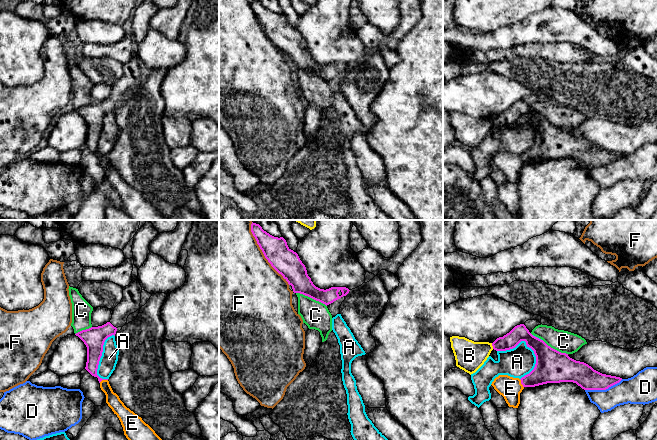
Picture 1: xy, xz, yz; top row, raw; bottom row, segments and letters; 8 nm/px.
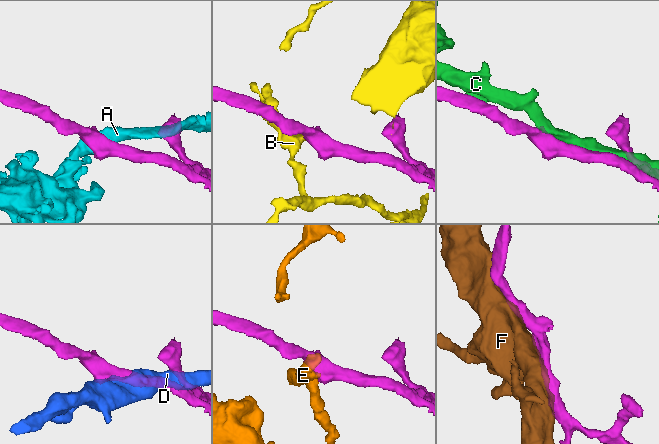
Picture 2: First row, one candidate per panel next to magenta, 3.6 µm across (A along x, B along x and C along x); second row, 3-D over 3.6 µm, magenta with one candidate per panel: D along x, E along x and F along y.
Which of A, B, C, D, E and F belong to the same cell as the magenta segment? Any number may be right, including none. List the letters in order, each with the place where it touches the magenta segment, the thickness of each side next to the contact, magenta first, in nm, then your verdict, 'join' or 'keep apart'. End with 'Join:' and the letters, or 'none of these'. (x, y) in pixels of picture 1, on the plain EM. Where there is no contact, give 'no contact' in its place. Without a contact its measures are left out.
A: yz (523, 116) | 190/240 nm | keep apart
B: yz (492, 121) | 130/240 nm | keep apart
C: xz (311, 73) | 190/220 nm | keep apart
D: yz (603, 165) | 180/220 nm | keep apart
E: xy (103, 155) | 130/110 nm | keep apart
F: xz (263, 29) | 220/500 nm | keep apart
Join: none of these

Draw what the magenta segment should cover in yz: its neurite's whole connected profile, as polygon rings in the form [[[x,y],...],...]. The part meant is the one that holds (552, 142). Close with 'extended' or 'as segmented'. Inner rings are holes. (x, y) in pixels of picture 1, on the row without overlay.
[[[524,100],[515,102],[503,113],[497,114],[492,122],[496,127],[506,127],[515,124],[521,117],[525,117],[536,132],[534,145],[520,155],[523,163],[573,158],[584,166],[606,166],[622,156],[620,153],[602,150],[588,140],[551,124],[533,112]]]; as segmented

